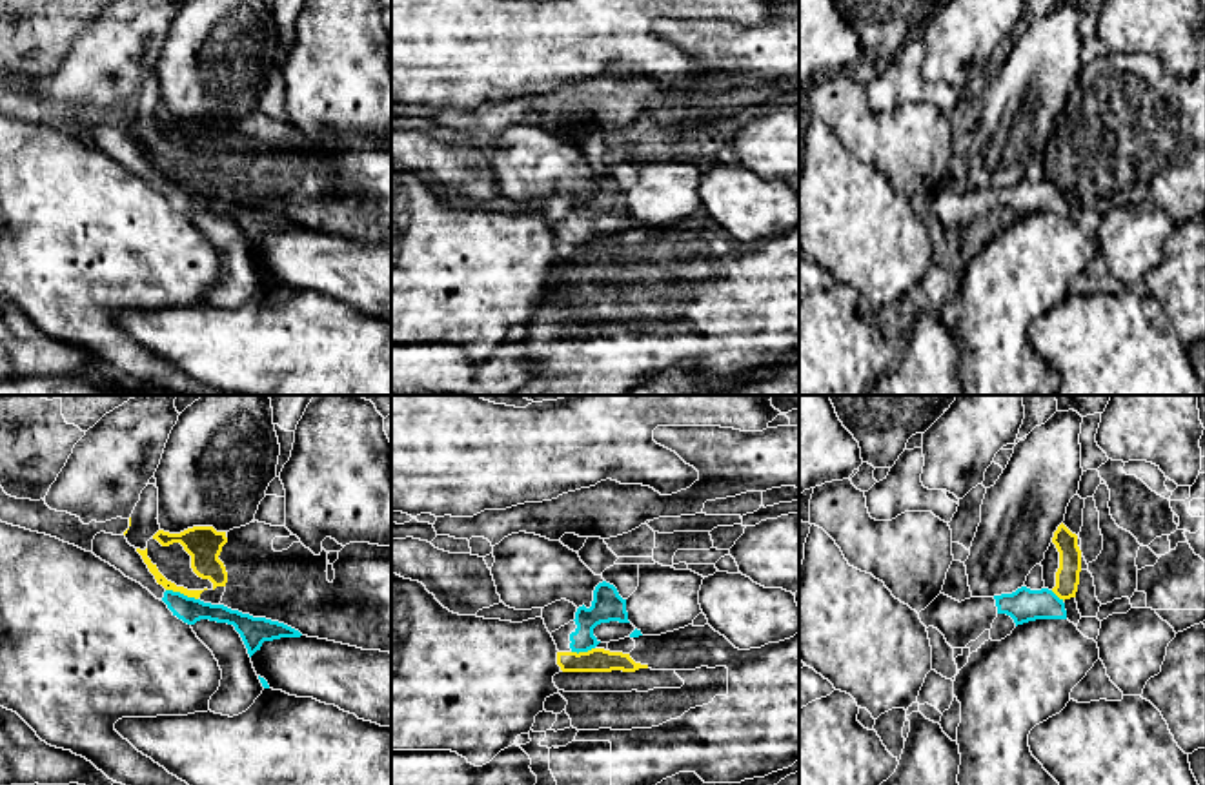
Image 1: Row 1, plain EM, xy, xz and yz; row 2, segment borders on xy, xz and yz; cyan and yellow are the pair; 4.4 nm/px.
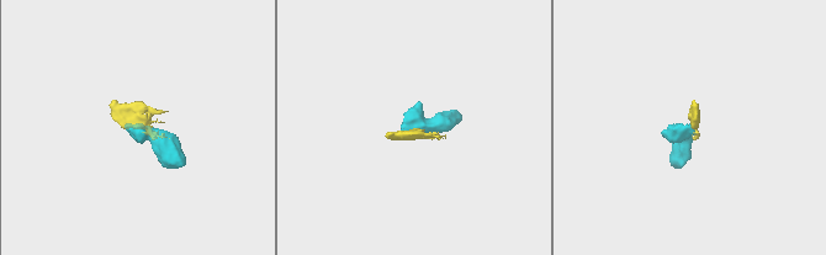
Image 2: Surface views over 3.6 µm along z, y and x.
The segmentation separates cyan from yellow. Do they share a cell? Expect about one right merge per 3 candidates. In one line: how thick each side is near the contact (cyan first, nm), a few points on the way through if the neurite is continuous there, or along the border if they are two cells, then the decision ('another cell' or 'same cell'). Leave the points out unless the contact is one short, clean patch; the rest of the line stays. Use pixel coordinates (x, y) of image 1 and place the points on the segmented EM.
110/50 nm | along xy (166, 589), (197, 600) | another cell

